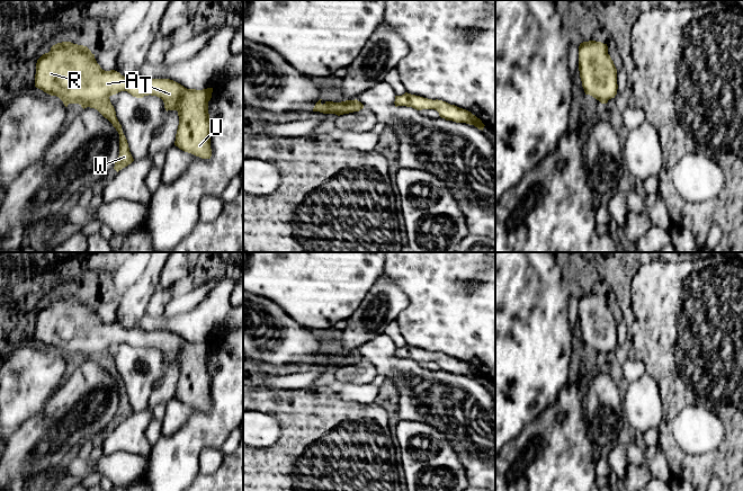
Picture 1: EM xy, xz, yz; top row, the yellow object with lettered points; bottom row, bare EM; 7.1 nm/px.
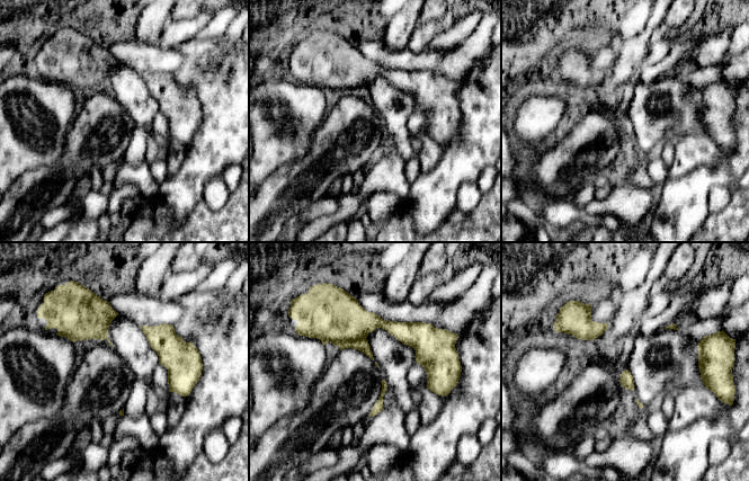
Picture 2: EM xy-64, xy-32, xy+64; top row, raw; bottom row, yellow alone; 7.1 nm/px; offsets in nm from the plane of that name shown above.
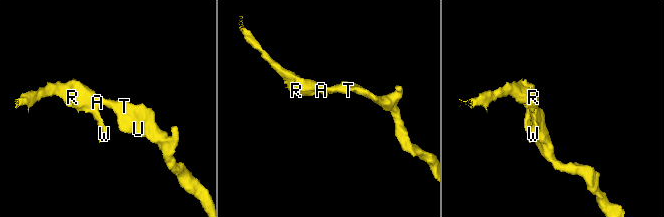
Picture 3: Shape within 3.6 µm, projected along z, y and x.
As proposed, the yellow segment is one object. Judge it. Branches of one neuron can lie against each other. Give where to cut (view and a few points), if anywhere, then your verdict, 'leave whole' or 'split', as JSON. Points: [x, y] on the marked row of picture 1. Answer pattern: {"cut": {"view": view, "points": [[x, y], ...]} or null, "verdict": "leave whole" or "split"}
{"cut": null, "verdict": "leave whole"}

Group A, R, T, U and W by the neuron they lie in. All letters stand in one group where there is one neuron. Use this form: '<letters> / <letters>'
A R T U W

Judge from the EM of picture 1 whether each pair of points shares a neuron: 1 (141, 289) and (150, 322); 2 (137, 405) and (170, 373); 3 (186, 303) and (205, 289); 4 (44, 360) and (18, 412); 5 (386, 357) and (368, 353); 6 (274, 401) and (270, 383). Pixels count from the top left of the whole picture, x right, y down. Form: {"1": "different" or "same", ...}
{"1": "different", "2": "different", "3": "same", "4": "same", "5": "same", "6": "different"}

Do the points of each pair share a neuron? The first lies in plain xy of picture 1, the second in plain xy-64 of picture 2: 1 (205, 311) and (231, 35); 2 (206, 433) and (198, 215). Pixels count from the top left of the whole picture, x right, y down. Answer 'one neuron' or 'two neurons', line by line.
1: one neuron
2: two neurons

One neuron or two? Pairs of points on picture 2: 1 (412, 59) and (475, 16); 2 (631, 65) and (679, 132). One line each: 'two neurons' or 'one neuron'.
1: two neurons
2: two neurons

